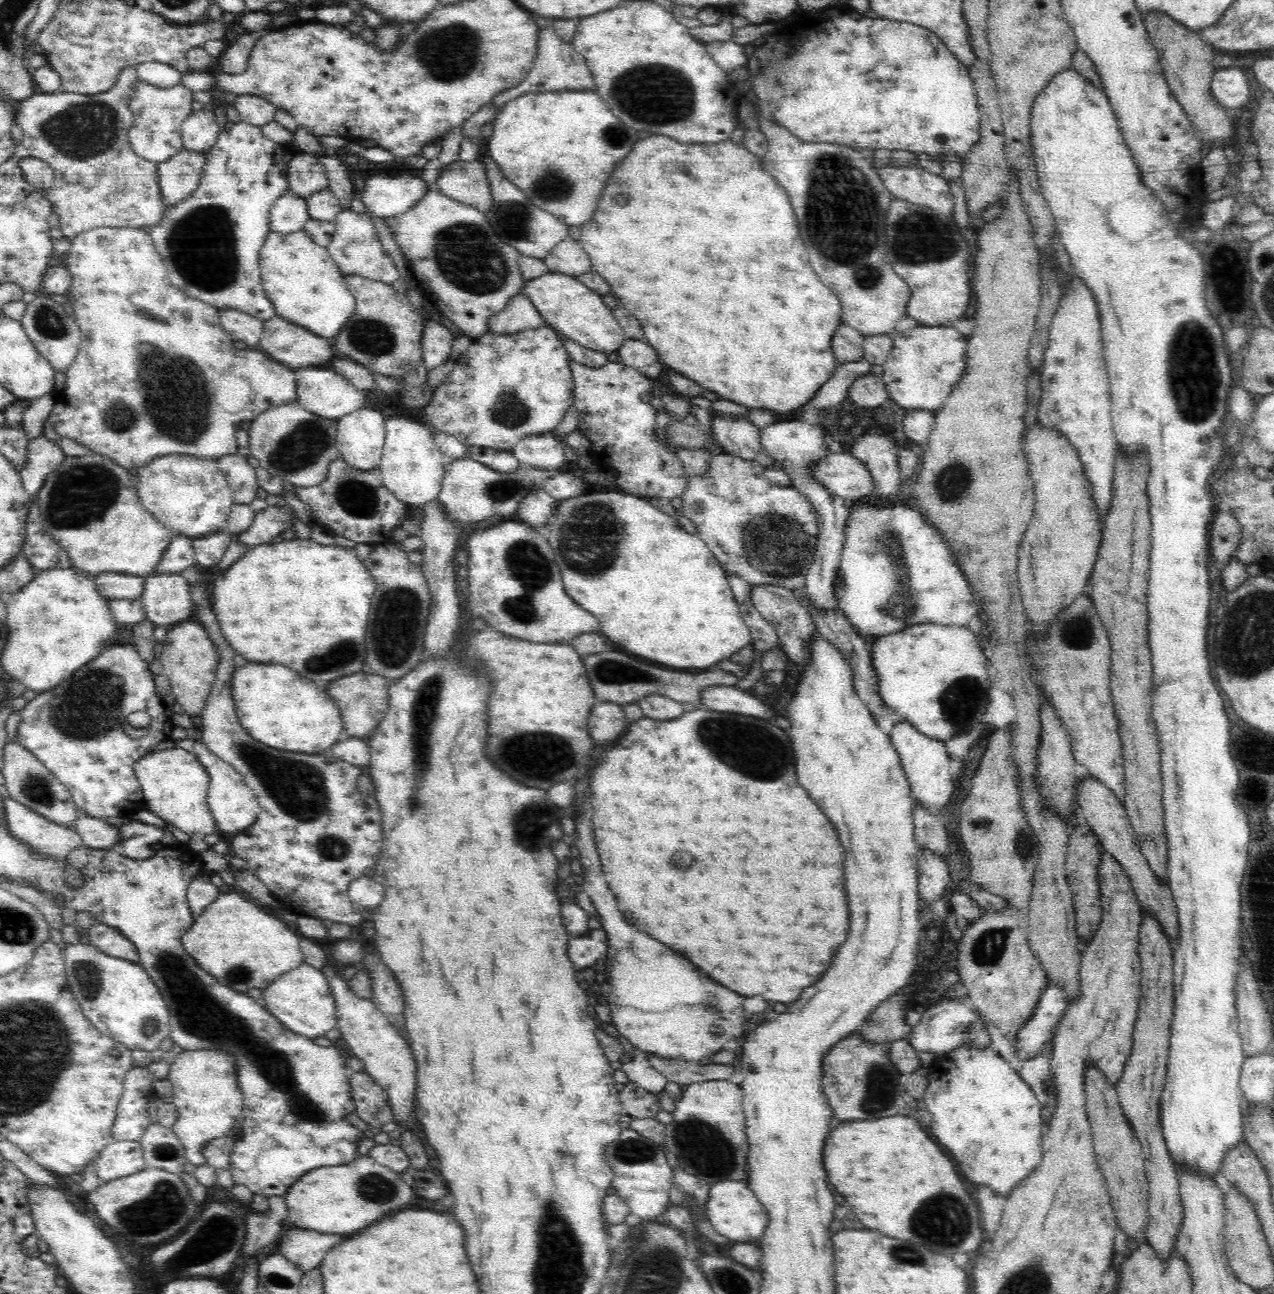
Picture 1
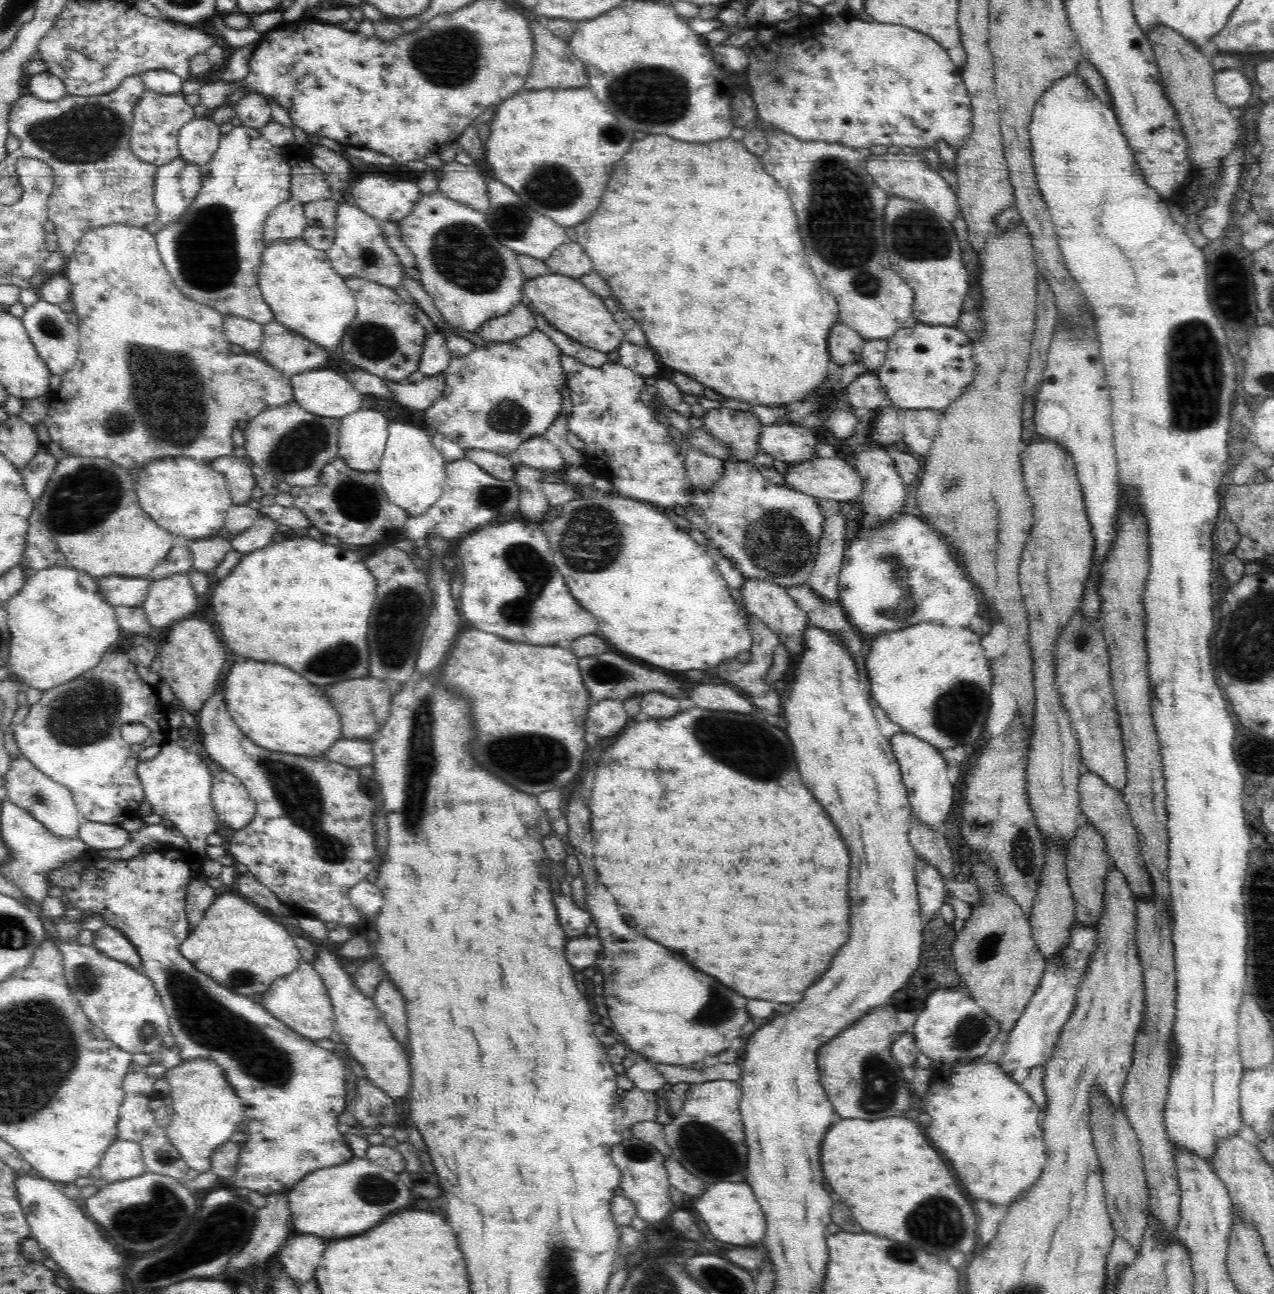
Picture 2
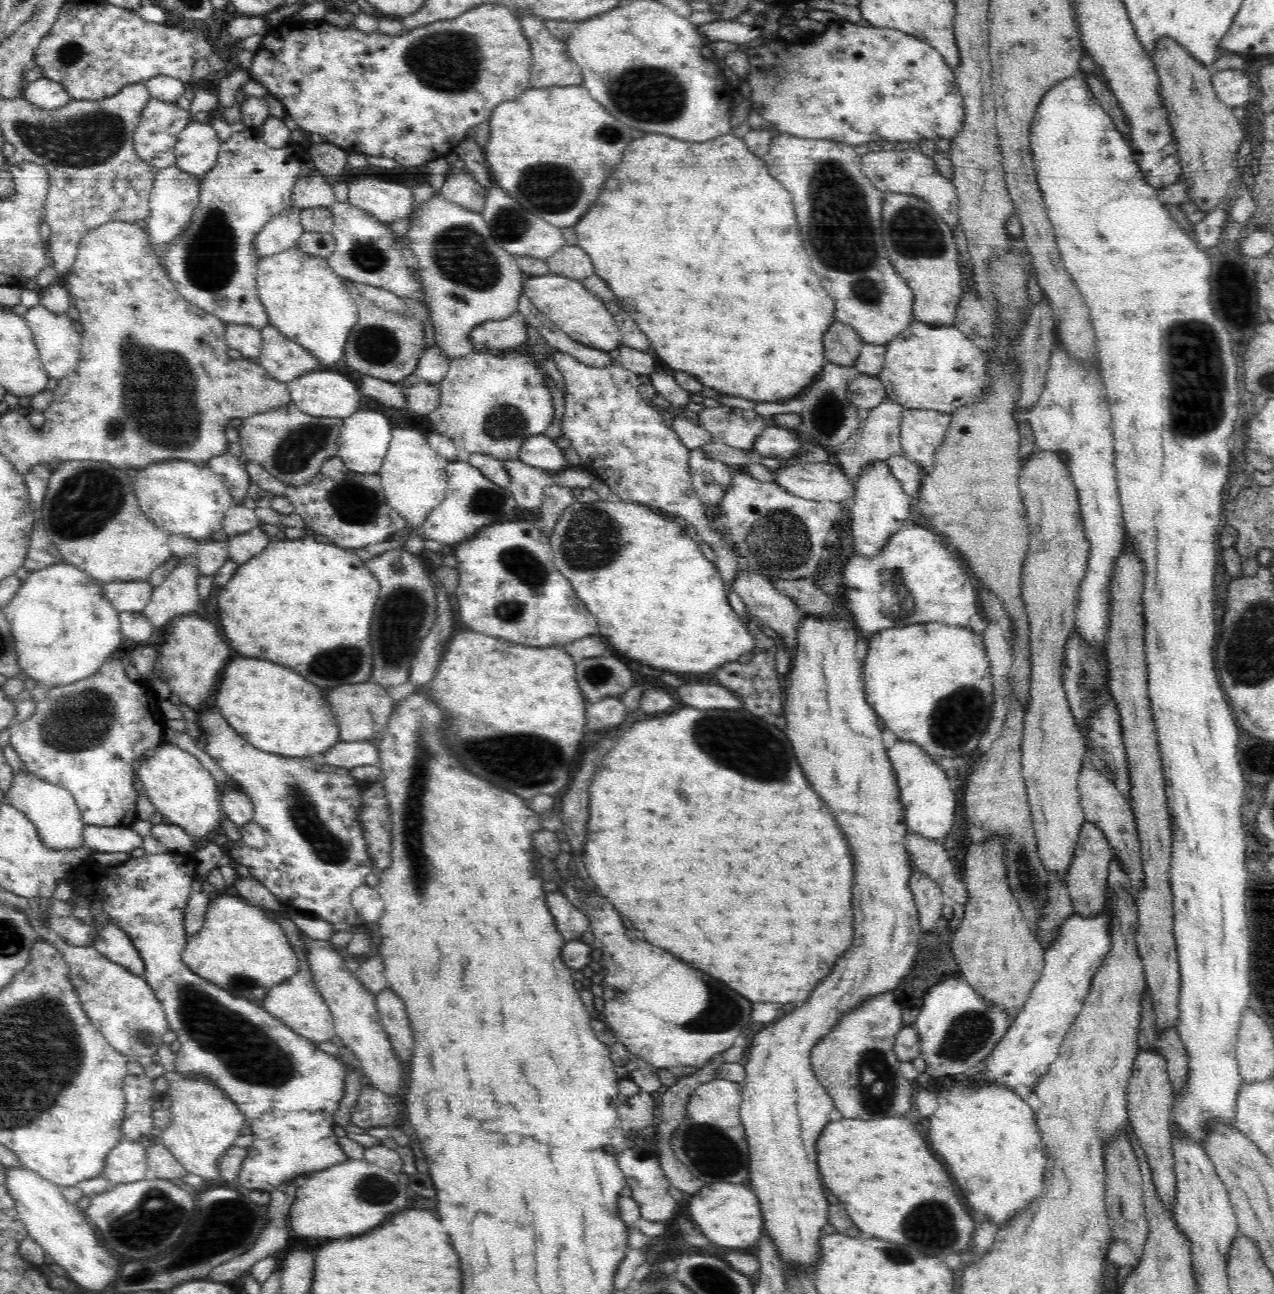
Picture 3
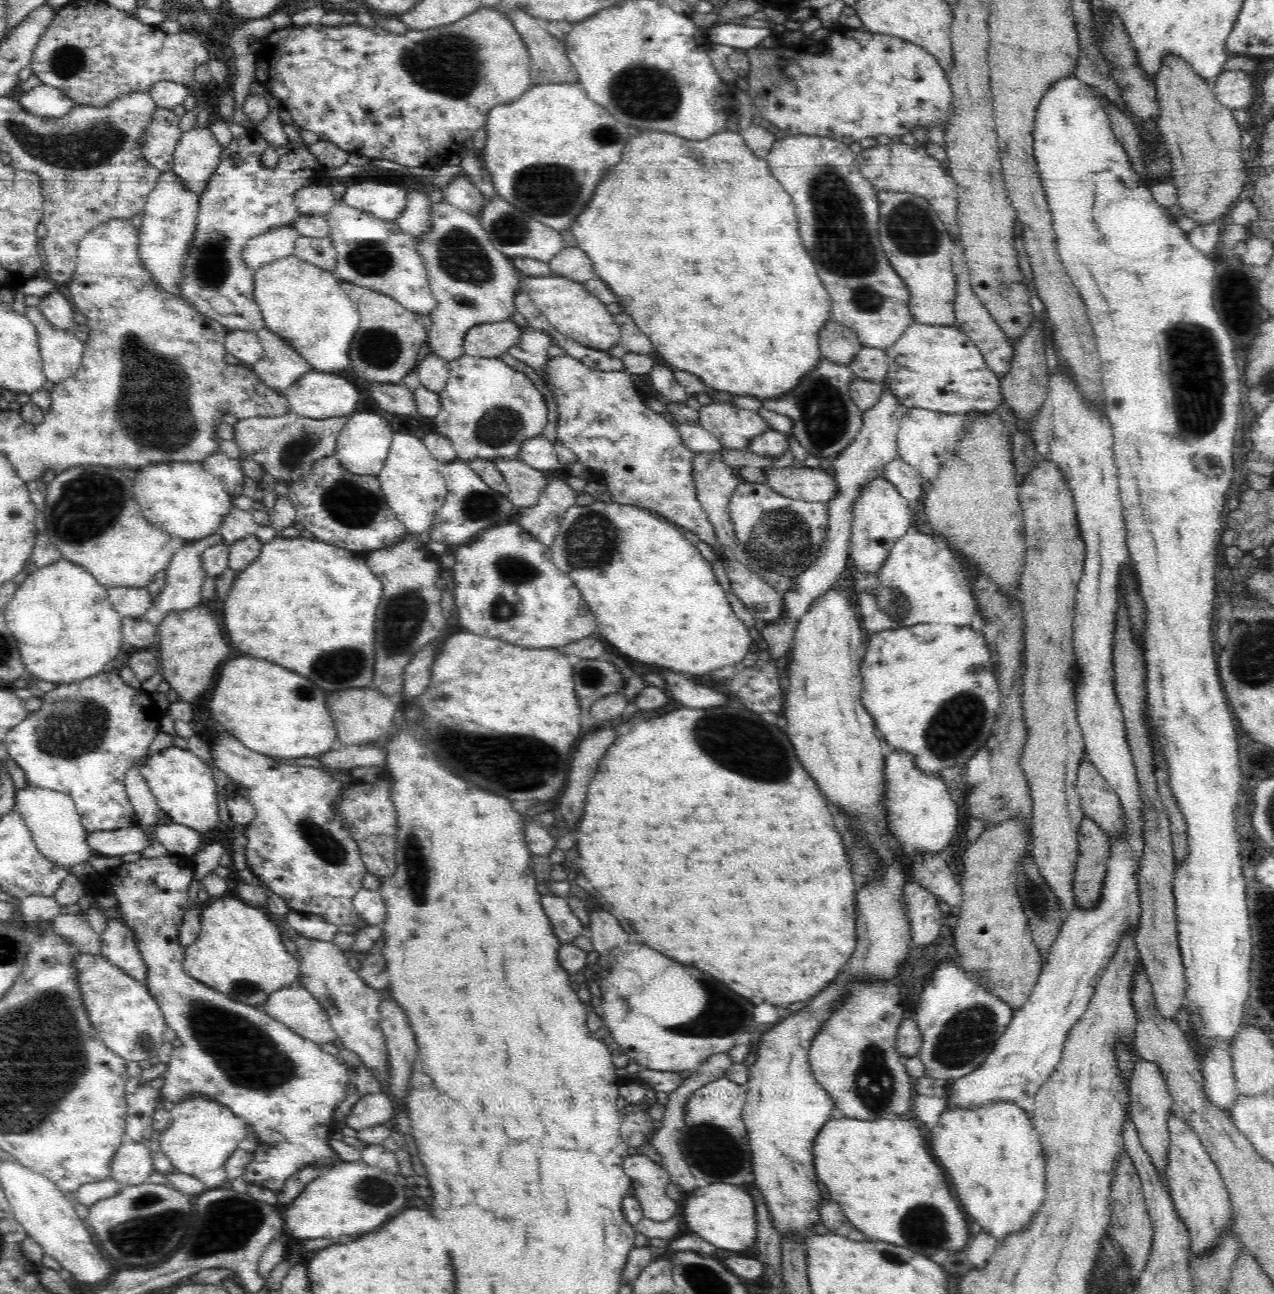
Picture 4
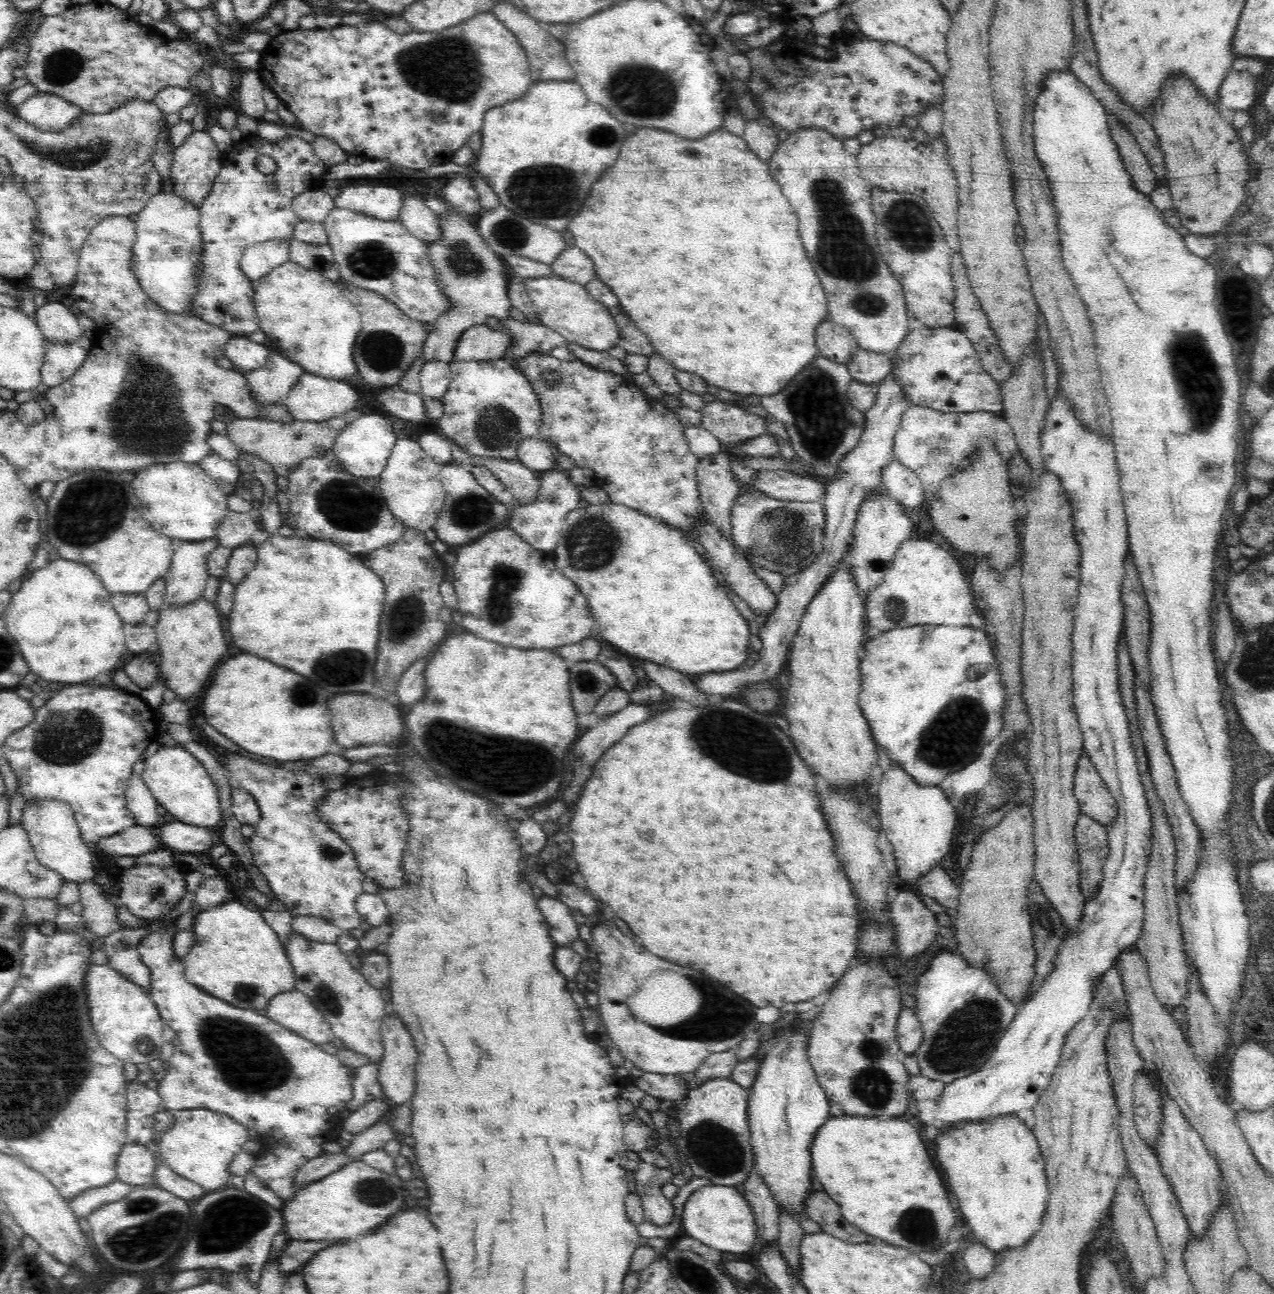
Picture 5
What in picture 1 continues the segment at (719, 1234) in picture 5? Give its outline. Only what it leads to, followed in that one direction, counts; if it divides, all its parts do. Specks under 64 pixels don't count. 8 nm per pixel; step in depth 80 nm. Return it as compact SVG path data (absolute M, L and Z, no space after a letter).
M724 1180L716 1182L710 1187L710 1196L708 1202L703 1204L705 1215L716 1232L726 1236L733 1242L757 1243L758 1238L764 1234L769 1223L769 1216L766 1207L756 1199L756 1196L750 1190L749 1184L738 1182L738 1180Z

